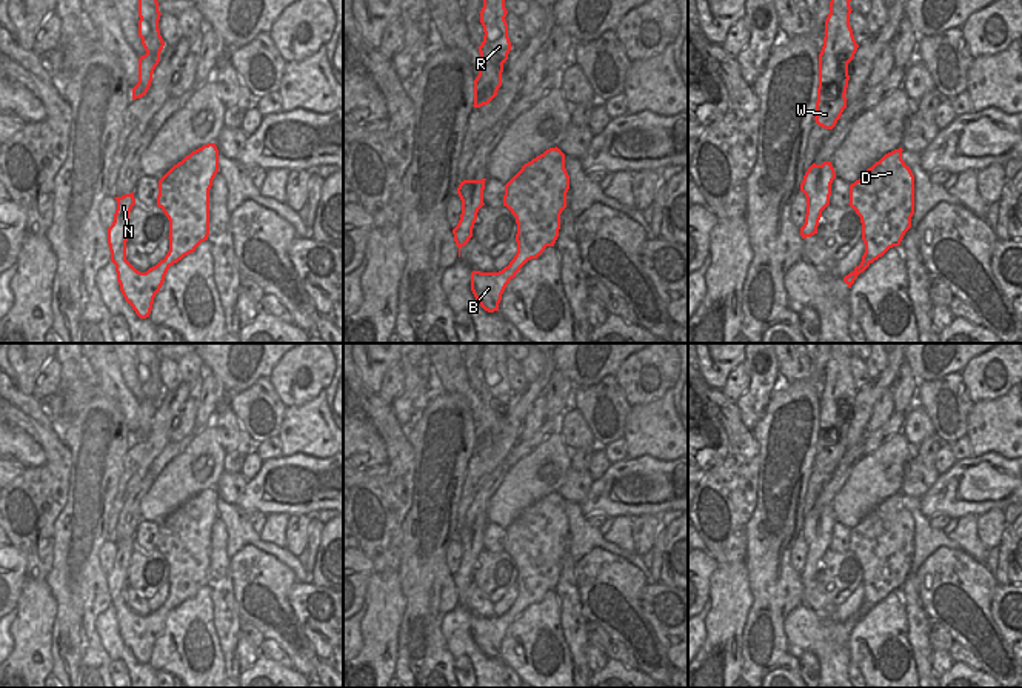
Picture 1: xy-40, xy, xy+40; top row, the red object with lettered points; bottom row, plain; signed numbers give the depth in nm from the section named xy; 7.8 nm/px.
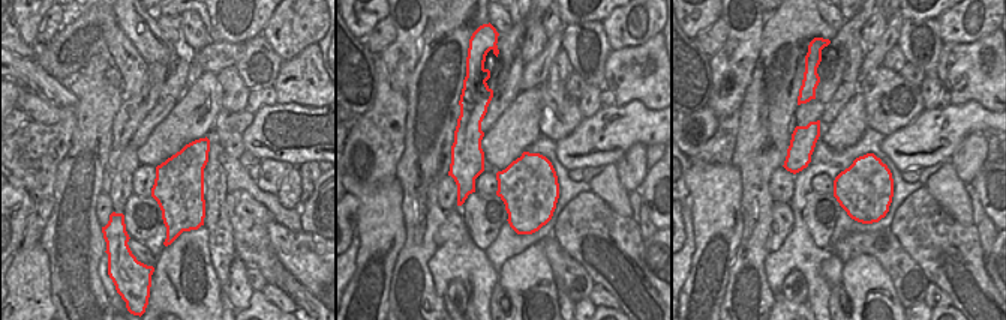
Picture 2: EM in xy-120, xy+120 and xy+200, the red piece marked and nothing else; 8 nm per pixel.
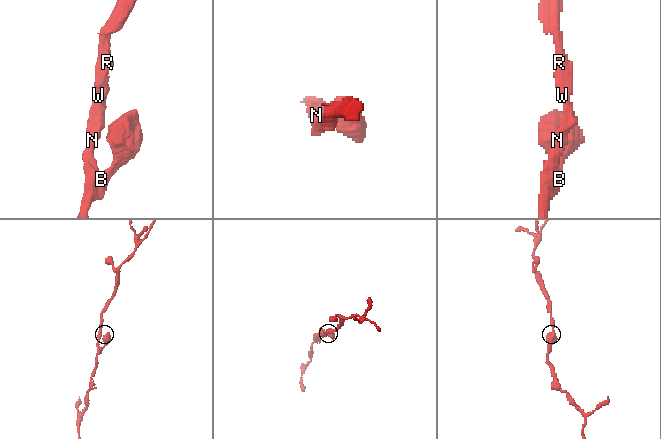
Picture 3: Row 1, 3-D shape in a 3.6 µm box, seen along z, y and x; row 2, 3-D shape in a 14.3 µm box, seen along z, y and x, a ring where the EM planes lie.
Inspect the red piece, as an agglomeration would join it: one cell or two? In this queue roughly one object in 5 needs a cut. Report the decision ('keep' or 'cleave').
keep

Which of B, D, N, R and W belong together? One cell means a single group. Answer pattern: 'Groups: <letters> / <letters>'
Groups: B D N R W.

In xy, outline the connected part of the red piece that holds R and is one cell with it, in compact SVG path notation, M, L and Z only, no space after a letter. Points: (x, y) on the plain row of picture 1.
M483 343L480 368L483 386L479 391L480 414L474 425L474 453L488 449L502 431L503 408L508 405L511 386L508 382L506 343Z

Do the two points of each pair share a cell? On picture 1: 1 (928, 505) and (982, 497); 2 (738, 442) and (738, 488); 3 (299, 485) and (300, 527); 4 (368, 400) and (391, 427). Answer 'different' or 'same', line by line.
1: same
2: same
3: different
4: same

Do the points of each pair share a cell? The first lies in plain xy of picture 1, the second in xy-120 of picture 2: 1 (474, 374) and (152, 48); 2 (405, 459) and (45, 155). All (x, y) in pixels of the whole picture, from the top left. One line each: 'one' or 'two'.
1: one
2: one

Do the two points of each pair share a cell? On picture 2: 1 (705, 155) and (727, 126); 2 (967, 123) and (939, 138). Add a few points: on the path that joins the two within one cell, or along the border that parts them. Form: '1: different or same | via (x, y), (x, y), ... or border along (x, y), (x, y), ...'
1: same | via (712, 147), (726, 134)
2: same | via (960, 123), (954, 123), (946, 131)

